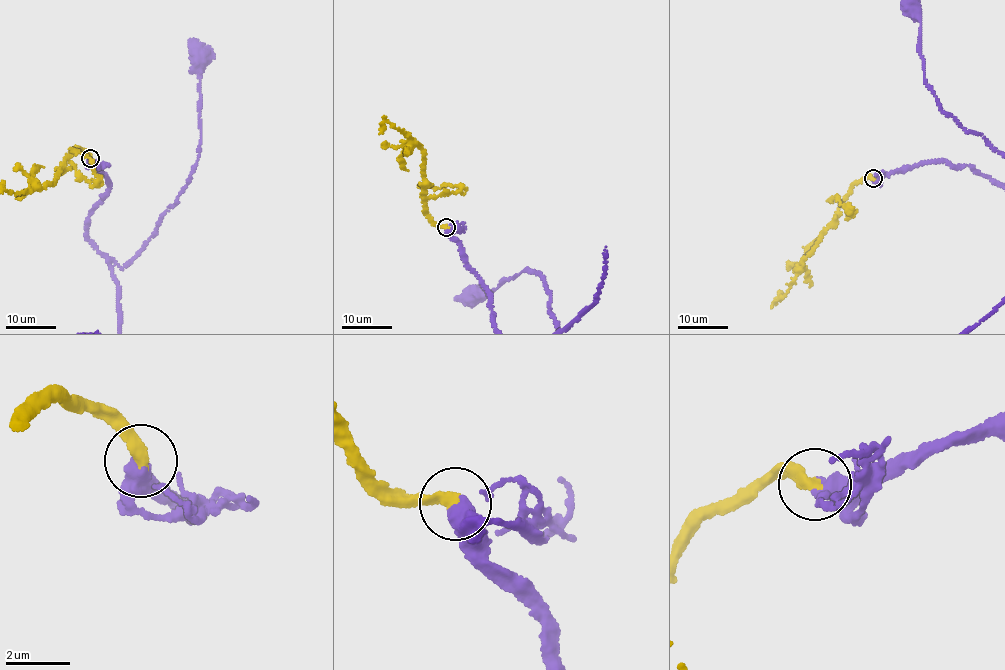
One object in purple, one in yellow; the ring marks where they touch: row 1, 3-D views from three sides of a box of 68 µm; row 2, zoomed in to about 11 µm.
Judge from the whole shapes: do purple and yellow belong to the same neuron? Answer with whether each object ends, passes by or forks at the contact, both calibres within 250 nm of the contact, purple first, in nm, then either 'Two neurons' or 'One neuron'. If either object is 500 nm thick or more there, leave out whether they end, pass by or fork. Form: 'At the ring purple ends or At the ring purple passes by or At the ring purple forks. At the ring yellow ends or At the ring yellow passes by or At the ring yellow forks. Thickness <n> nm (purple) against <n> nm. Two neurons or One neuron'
Thickness 650 nm (purple) against 400 nm. One neuron

